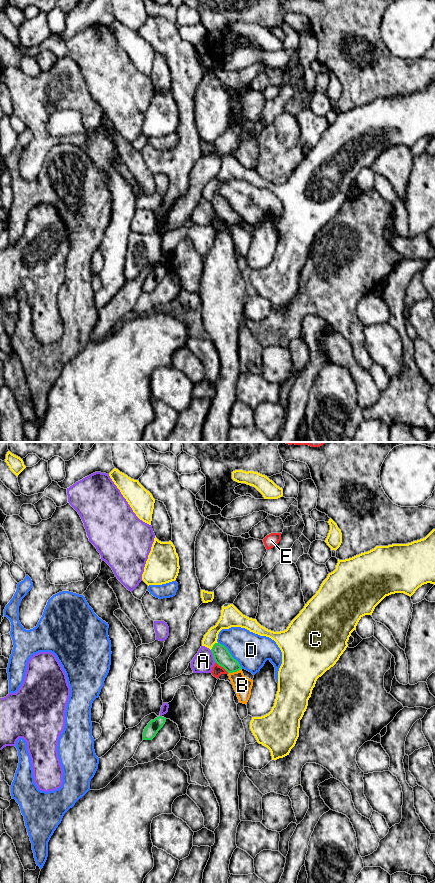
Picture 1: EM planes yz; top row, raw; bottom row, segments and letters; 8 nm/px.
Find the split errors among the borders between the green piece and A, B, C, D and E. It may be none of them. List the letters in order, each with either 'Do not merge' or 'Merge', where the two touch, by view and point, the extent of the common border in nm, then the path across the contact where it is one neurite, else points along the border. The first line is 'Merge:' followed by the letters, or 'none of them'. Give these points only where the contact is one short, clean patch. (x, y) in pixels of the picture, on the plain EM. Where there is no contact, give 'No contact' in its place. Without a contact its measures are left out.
Merge: none of them
A: Do not merge. Touches green at yz (213, 208). Shared border 120 nm
B: Do not merge. Touches green at yz (234, 223). Shared border 120 nm. Boundary: yz (241, 220), (228, 226)
C: Do not merge. Touches green at yz (213, 197). Shared border 90 nm
D: Do not merge. Touches green at yz (230, 206). Shared border 300 nm
E: Do not merge. Touches green at yz (222, 218). Shared border 140 nm

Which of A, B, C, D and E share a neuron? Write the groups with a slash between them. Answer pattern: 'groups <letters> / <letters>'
groups A / B E / C / D

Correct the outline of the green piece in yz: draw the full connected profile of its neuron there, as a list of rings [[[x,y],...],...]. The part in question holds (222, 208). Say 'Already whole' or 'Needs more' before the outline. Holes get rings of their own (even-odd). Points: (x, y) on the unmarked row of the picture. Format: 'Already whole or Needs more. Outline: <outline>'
Already whole. Outline: [[[215,195],[211,201],[215,214],[223,219],[228,226],[237,224],[242,221],[239,214],[232,209],[228,201],[220,196]]]

